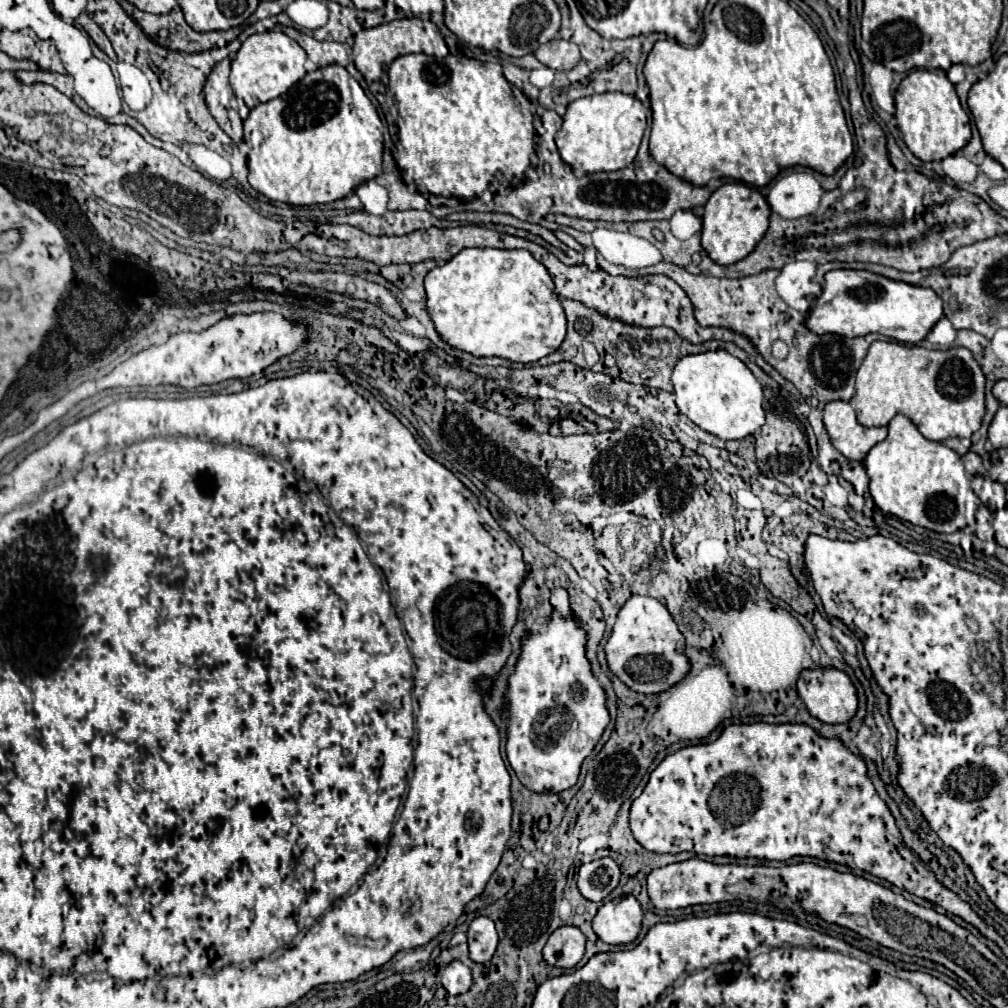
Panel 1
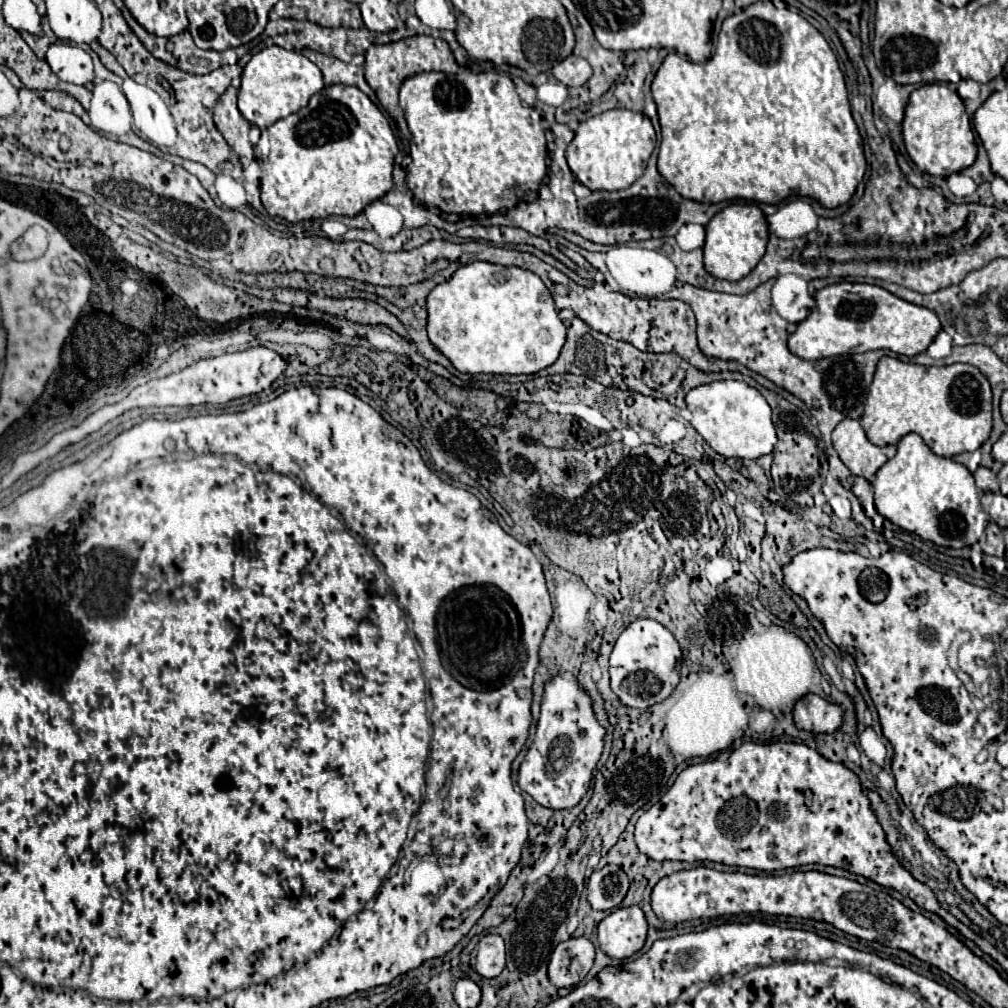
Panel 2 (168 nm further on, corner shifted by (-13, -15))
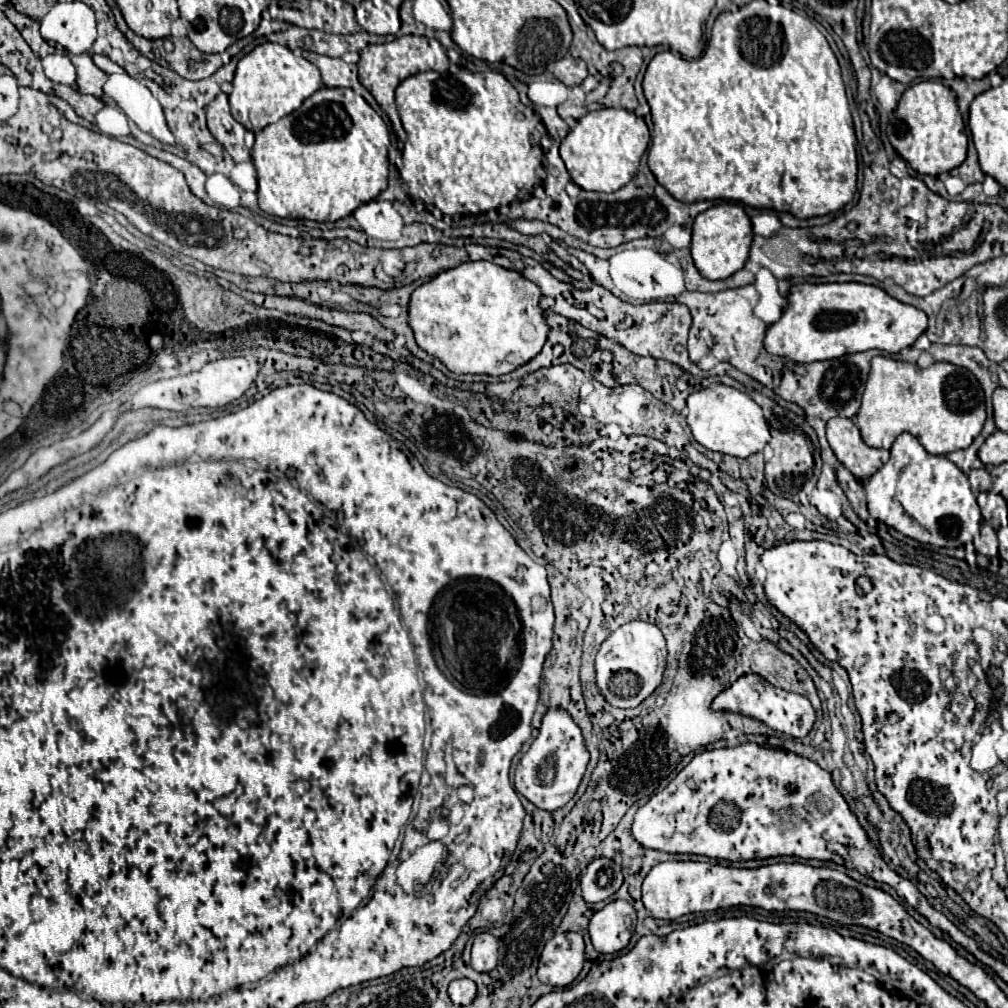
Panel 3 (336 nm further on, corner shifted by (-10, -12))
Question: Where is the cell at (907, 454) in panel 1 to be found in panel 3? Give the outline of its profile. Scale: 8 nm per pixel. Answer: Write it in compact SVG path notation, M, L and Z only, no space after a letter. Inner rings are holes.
M900 434L892 448L890 448L890 460L872 476L864 482L866 488L866 500L868 500L868 510L874 520L880 520L898 532L918 540L926 542L932 546L964 546L972 542L974 534L980 530L982 514L976 502L976 496L970 490L968 476L946 456L934 456L924 450L924 446L914 438L912 434Z

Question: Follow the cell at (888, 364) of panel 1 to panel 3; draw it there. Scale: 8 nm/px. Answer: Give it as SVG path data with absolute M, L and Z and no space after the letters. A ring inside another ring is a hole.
M888 356L872 358L862 408L856 416L856 424L868 446L888 450L902 432L910 432L930 454L950 454L968 448L984 422L984 392L970 370L950 362L934 362L928 368L920 368Z

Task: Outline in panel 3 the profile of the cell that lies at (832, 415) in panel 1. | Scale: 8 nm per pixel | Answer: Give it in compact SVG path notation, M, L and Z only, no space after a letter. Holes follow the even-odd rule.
M842 416L830 418L826 424L826 436L836 458L858 480L870 478L890 458L888 450L866 446L860 436L860 430L850 418L842 418Z

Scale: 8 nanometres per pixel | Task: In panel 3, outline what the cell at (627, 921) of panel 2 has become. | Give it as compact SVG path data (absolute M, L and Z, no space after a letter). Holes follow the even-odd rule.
M614 900L598 910L588 926L592 944L600 954L616 954L628 946L636 928L636 910L626 900Z

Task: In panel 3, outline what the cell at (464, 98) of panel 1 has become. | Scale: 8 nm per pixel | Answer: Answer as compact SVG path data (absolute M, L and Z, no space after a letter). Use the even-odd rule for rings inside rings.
M460 70L456 76L454 74L438 74L438 72L418 72L410 78L406 78L404 82L400 82L400 86L396 88L396 106L406 130L407 139L404 144L404 152L402 152L402 170L400 170L400 178L406 184L408 196L412 200L430 200L430 204L434 204L442 214L480 214L480 212L488 212L500 206L510 204L512 200L518 198L528 198L534 190L534 184L538 182L536 170L542 166L542 146L540 146L540 132L536 130L536 124L541 122L539 114L532 110L530 106L524 106L518 98L516 88L500 74L500 72L470 72L470 70Z

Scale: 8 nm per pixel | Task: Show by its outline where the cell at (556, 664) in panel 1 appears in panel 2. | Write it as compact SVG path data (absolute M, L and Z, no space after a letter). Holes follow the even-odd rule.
M553 677L545 685L539 727L525 761L519 767L519 787L539 805L549 809L571 809L587 793L593 769L603 751L605 729L597 723L589 695L571 677Z

